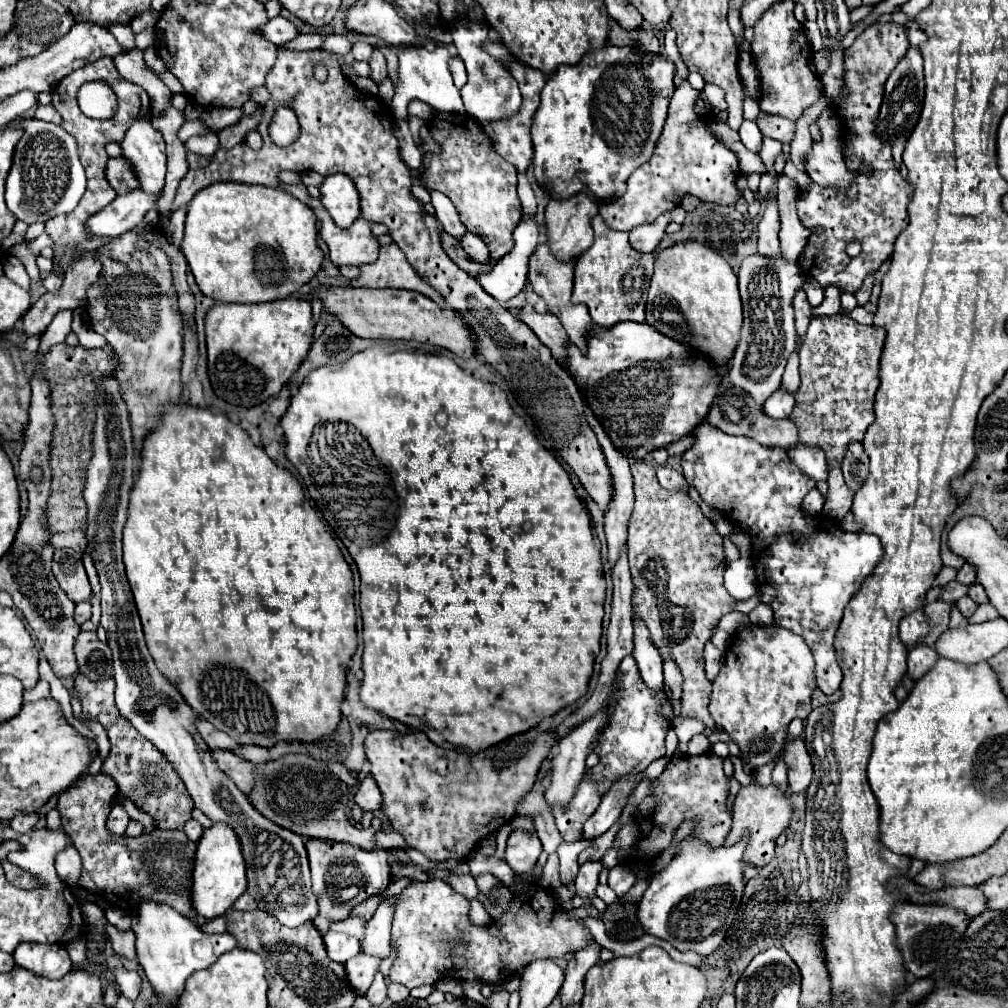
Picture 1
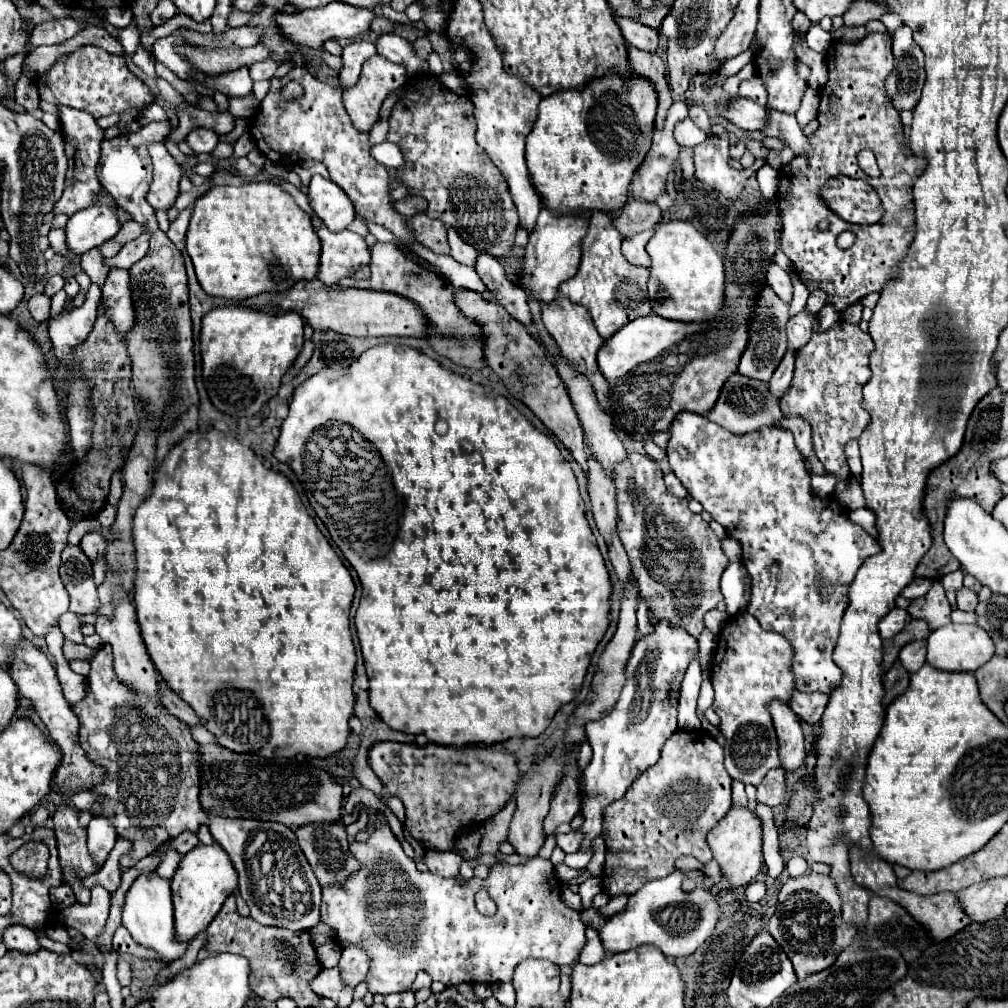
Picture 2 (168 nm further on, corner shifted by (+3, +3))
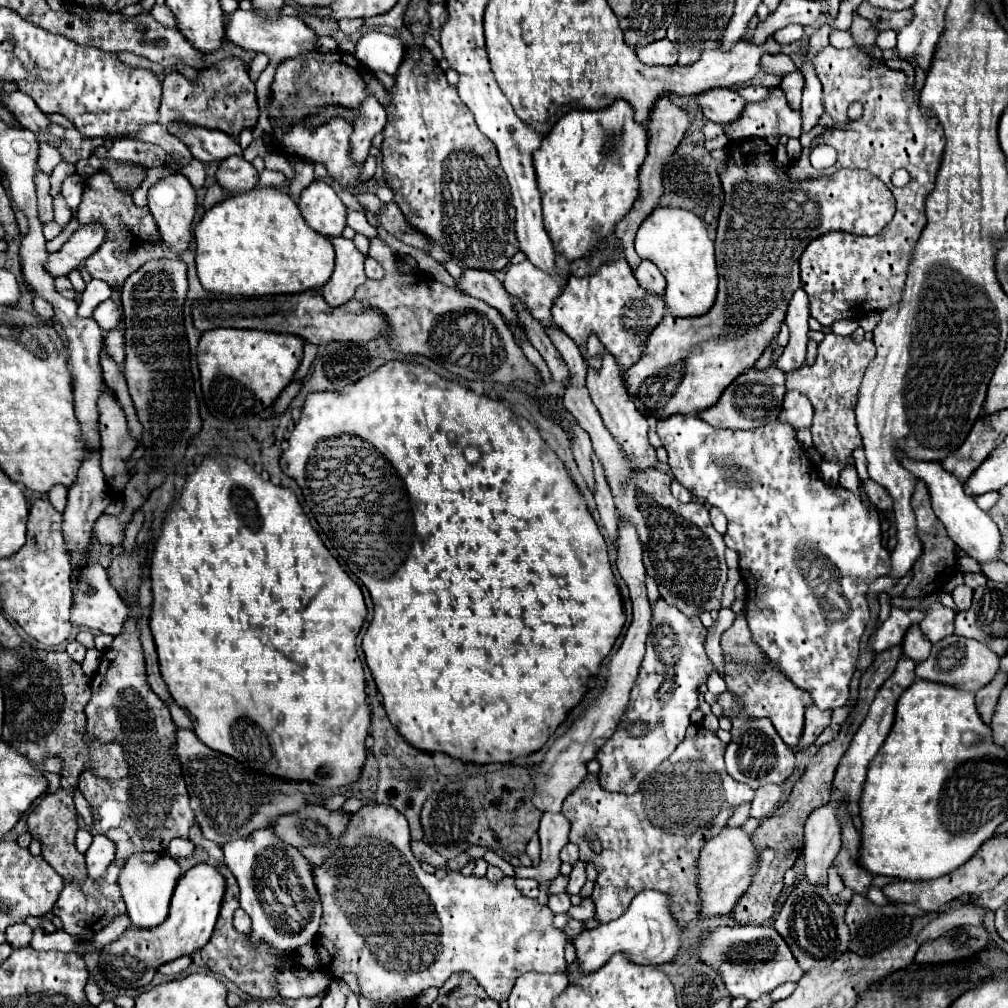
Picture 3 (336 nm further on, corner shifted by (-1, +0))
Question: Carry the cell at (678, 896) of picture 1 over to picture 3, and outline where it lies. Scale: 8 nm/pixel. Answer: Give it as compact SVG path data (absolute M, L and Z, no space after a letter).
M648 889L632 899L624 915L604 925L598 925L596 929L586 929L574 939L574 945L576 945L580 965L586 973L600 969L614 953L620 951L628 953L628 957L634 963L662 965L672 961L678 955L682 947L682 933L684 929L678 927L678 921L672 915L672 897L668 893Z

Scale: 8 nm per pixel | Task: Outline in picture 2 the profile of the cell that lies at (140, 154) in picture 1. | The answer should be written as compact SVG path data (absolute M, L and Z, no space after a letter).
M162 142L148 144L148 152L154 166L154 180L146 200L154 210L170 210L180 194L178 184L182 178L182 168L176 164Z

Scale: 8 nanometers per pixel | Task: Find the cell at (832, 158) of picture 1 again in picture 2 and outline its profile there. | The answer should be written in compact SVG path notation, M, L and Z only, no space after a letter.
M768 108L768 128L764 128L764 134L782 140L794 150L794 154L804 154L810 150L810 142L802 134L802 128L798 126L794 114L780 114Z

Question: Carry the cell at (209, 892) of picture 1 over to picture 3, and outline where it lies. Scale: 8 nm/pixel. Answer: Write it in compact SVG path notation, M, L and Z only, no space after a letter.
M198 863L192 869L188 869L180 877L180 881L174 889L168 919L160 927L154 927L154 931L136 931L136 927L130 927L120 939L106 945L100 951L102 973L114 985L124 987L124 989L128 985L144 987L152 981L154 971L162 963L200 951L208 943L208 939L214 931L216 919L220 913L220 905L224 899L224 891L226 891L224 875L220 875L220 869L216 865Z

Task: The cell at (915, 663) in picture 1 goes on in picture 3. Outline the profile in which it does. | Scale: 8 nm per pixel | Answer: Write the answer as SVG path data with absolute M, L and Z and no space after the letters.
M912 625L908 629L908 635L904 637L902 641L902 647L904 647L904 655L910 657L916 665L922 663L924 659L928 659L930 655L930 649L932 649L932 643L928 641L928 637L918 629L918 625Z

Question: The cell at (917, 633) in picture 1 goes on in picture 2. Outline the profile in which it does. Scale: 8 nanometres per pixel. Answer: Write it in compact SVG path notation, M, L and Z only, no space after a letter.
M894 608L892 612L888 612L888 616L884 616L884 620L880 620L878 624L878 632L880 636L886 640L886 638L892 638L896 636L906 624L910 622L910 614L902 608Z

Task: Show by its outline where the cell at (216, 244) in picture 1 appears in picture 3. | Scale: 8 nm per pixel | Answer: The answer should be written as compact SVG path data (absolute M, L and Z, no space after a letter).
M274 187L230 195L208 209L194 229L196 269L206 291L224 295L280 295L322 287L334 271L334 247L302 217L288 193Z

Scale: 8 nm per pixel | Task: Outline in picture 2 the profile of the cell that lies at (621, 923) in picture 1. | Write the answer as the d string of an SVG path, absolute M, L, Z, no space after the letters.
M596 908L582 910L582 912L580 912L580 918L584 920L584 924L588 924L588 926L590 926L590 928L594 928L594 930L600 930L600 928L606 924L606 920L604 920L604 918L600 918L600 914L598 914L598 910L596 910Z

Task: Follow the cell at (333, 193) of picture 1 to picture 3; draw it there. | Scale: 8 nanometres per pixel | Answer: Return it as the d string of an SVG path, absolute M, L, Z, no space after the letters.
M314 181L310 187L306 187L300 195L298 207L314 231L322 233L324 237L342 235L348 209L328 183Z

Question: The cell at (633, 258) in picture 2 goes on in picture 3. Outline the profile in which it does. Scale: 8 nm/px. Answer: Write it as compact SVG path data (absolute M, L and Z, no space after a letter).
M642 259L640 265L636 267L634 275L642 283L642 287L646 287L646 291L660 295L660 297L664 295L664 275L658 271L658 267L652 261Z

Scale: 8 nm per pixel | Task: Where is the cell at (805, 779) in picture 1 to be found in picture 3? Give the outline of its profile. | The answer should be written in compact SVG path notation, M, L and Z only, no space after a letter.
M726 661L724 681L728 685L728 691L732 691L734 695L738 695L742 699L744 711L750 717L768 717L774 723L782 741L790 749L796 751L796 747L800 745L800 737L802 737L804 709L806 709L806 705L812 703L812 699L806 691L800 691L792 681L788 681L784 675L780 675L780 671L776 671L776 667L772 667L772 665L768 665L762 671L756 671L754 667L734 665L732 661Z

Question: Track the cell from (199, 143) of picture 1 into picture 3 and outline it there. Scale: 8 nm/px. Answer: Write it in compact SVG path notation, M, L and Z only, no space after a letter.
M180 125L176 129L176 135L182 139L182 143L188 145L192 155L202 161L222 161L228 155L240 155L242 149L236 141L232 141L226 133L222 131L210 131L204 127L184 127Z

